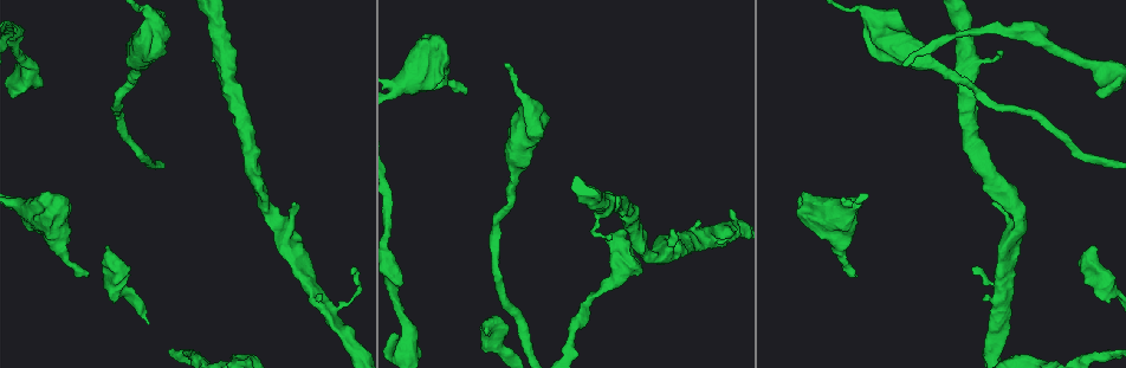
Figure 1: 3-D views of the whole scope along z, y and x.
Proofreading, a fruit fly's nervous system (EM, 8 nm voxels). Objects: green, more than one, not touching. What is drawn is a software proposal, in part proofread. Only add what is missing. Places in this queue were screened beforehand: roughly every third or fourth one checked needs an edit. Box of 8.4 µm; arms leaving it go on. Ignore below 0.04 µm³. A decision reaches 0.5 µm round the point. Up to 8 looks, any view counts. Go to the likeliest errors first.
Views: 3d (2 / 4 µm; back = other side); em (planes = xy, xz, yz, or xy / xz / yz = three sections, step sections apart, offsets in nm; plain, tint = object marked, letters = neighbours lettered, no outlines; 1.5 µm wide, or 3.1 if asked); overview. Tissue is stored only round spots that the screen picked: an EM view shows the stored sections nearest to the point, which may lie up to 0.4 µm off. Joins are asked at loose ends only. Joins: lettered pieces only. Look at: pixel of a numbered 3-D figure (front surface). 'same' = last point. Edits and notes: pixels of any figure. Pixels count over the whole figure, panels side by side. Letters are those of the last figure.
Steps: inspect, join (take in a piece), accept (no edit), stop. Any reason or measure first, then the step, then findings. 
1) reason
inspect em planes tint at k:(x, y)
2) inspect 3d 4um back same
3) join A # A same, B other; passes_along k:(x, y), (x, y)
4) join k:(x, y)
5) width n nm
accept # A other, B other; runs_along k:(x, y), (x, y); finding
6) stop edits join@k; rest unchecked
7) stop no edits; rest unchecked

free end
inspect 3d 4um at 1:(466, 91)

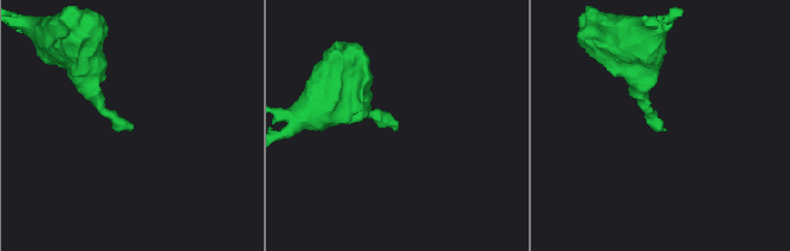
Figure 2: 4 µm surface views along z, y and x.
inspect em xz step 8 letters at 2:(132, 127)

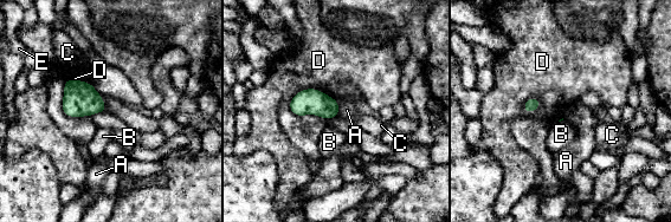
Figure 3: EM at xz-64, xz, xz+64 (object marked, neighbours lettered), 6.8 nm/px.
inspect em planes letters same

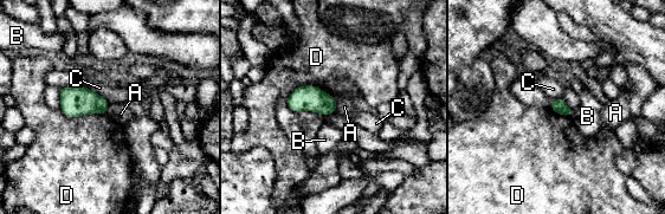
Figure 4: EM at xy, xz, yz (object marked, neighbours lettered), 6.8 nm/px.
longest_contact D 300 nm
accept # A other, B other, C other, D other; none of them fits

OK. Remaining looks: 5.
branch stops here
inspect 3d 2um at 1:(1095, 250)

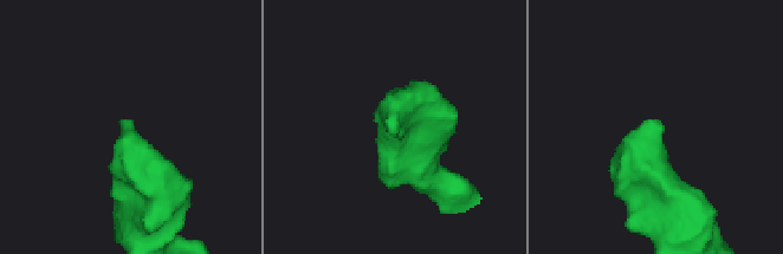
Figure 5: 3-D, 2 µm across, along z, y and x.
need the tissue
inspect em planes letters at 5:(122, 128)

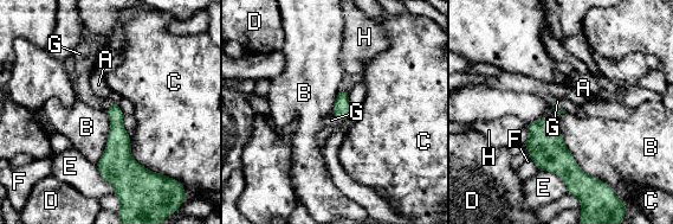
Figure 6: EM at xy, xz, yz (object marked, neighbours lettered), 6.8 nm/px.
longest_contact B 700 nm
join G # A other, B other, C other, D other, E other, F other, G same, H other; the neuron continues

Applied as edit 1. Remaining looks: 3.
see it whole again
inspect overview

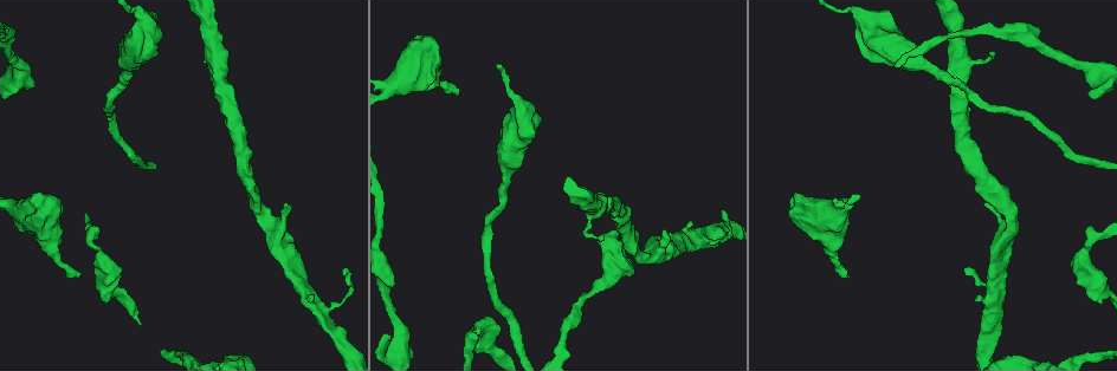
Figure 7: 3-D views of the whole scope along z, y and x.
branch stops here
inspect em xy step 8 tint at 7:(603, 238)

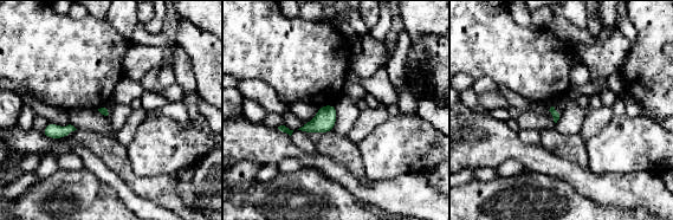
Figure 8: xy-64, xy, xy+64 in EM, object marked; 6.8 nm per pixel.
another direction
inspect em planes letters same

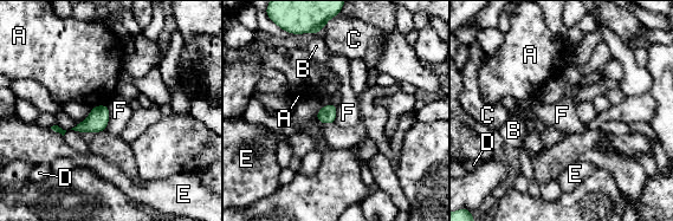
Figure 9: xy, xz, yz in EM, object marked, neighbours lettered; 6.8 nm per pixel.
accept # A other, B other, C other, D other, E other, F other; border 9:(108, 105), (109, 121), (104, 130); no lettered piece goes on from it

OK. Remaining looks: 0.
stop edits join@6; rest unchecked

